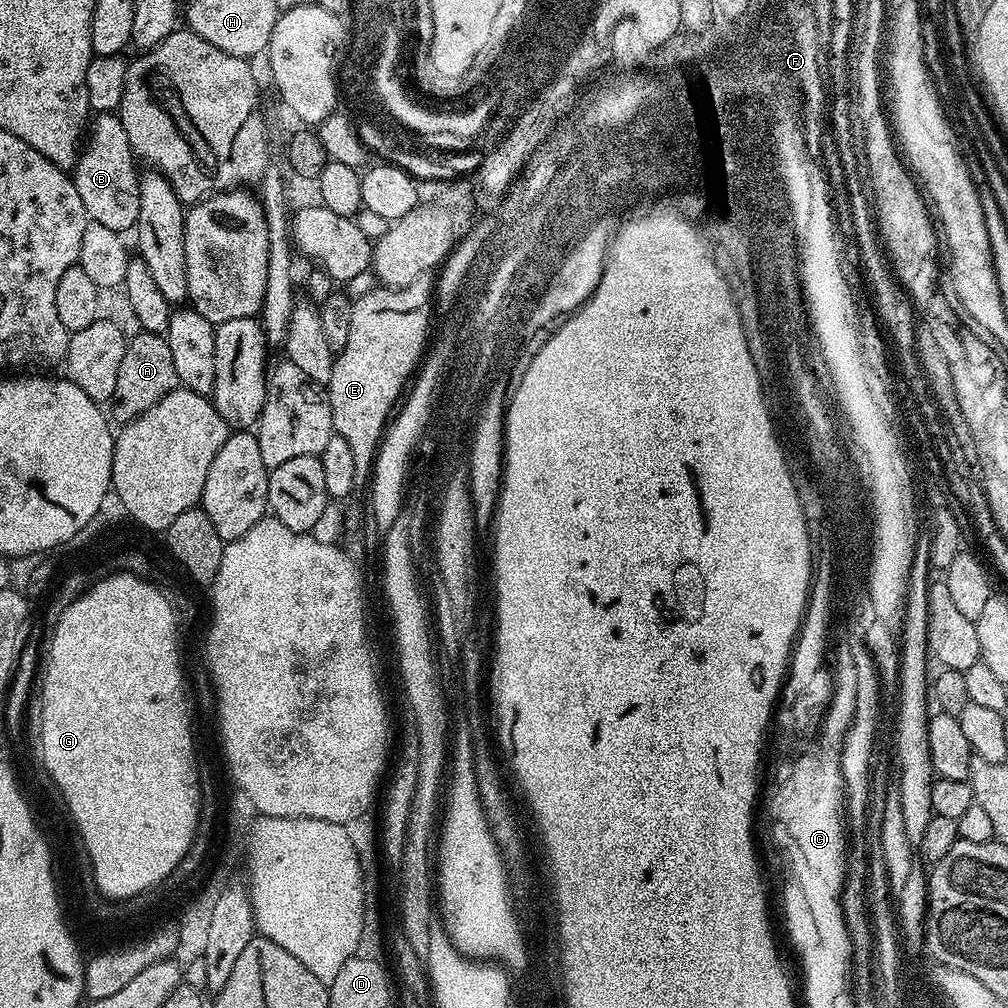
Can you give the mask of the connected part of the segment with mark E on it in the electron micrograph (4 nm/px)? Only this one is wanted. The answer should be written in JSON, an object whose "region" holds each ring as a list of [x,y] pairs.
{"region":[[[378,286],[362,298],[356,298],[352,305],[347,343],[335,355],[332,376],[326,385],[332,426],[335,435],[345,438],[353,451],[354,480],[358,486],[365,485],[373,471],[387,422],[395,409],[394,404],[408,376],[410,378],[415,373],[428,342],[426,336],[428,322],[432,320],[432,292],[429,287],[420,287],[390,289]]]}

